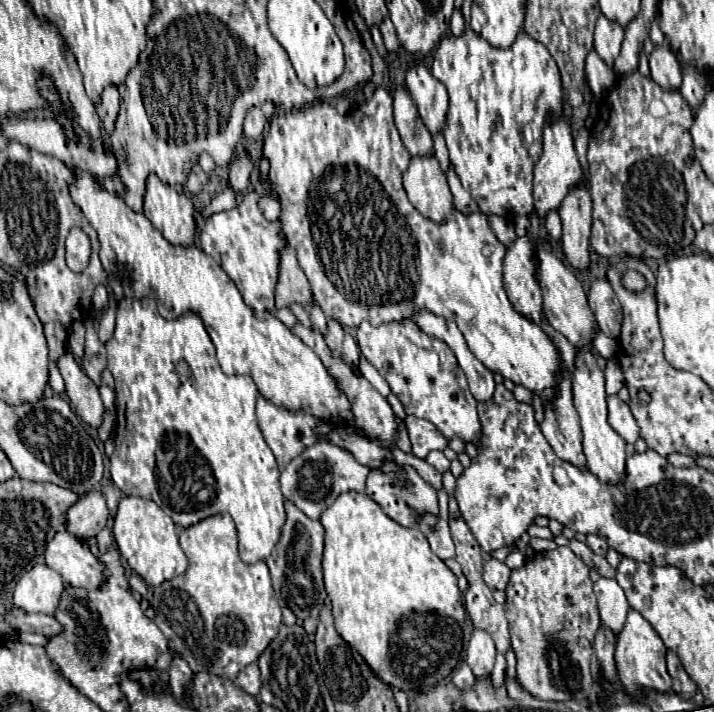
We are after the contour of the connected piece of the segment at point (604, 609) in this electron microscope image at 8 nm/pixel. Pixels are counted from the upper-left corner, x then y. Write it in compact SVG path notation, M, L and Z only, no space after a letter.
M601 577L595 583L595 595L597 595L599 613L601 613L601 625L611 629L615 635L619 635L629 611L629 603L625 599L623 589L615 579Z

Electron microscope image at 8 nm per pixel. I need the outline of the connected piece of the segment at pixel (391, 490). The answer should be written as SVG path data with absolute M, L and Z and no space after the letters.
M403 467L397 473L381 473L381 471L371 471L367 475L367 489L365 493L383 509L385 515L389 515L391 519L395 519L397 523L401 523L403 527L415 527L417 519L413 517L413 513L439 513L437 507L437 491L425 483L419 473L413 467Z

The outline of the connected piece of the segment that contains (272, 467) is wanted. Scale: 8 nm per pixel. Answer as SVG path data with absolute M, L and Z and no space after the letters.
M123 299L117 307L117 317L115 317L115 335L111 341L105 343L107 347L107 369L113 373L115 379L115 405L117 411L117 431L115 431L115 453L111 457L111 477L115 485L125 493L125 495L137 495L155 501L161 511L165 511L177 525L189 527L205 517L211 517L215 513L229 513L235 521L237 527L237 537L241 545L239 557L245 563L255 563L261 559L267 559L271 555L273 547L279 541L281 527L285 523L285 509L283 509L283 495L279 487L279 469L275 463L275 457L271 449L267 447L255 419L255 399L257 399L257 387L249 375L225 375L219 367L219 361L215 357L215 347L211 343L211 337L207 335L203 321L195 313L187 313L179 319L167 321L157 313L155 301L153 299Z

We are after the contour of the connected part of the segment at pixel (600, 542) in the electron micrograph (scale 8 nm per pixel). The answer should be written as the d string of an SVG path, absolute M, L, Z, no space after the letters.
M587 535L587 547L595 553L595 555L607 555L607 549L609 549L609 545L607 545L607 541L603 539L603 537L599 537L599 535Z

